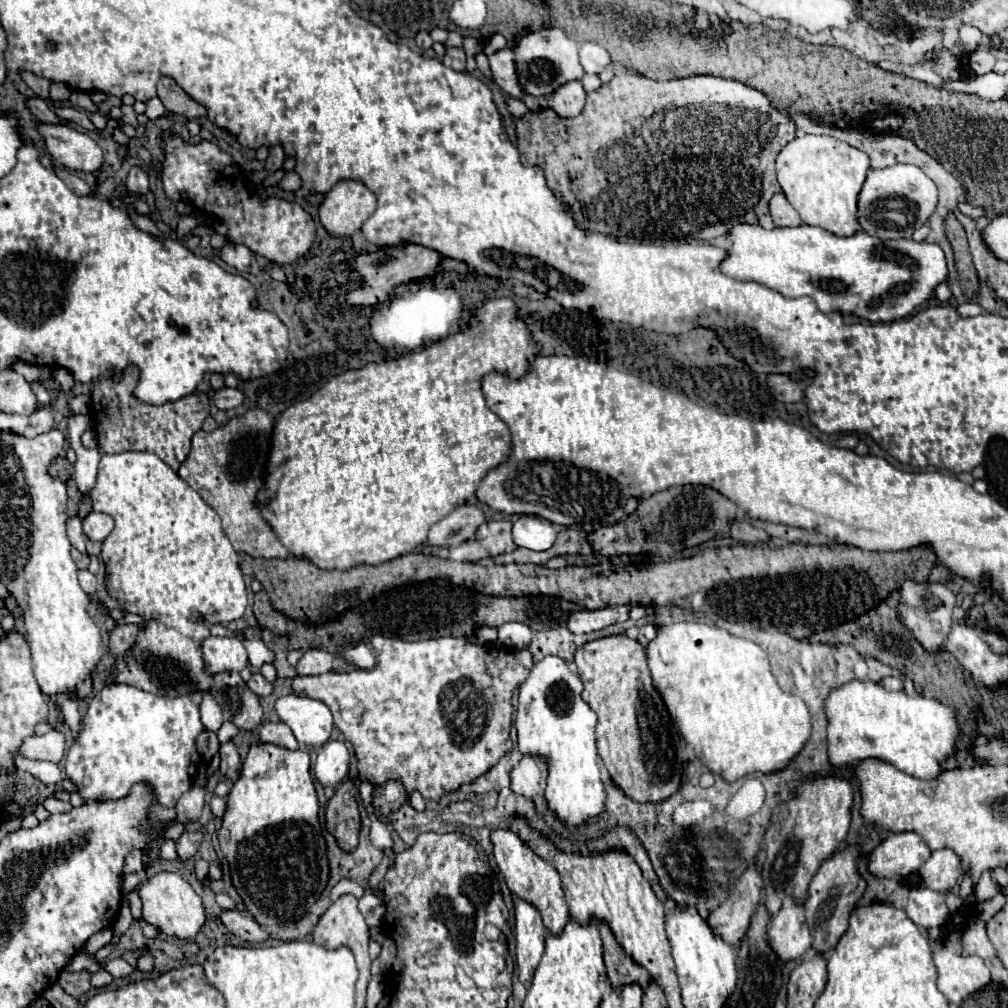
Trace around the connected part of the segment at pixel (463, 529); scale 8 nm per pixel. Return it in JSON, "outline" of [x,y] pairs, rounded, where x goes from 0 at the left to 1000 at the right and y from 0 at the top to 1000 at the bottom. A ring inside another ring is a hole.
{"outline":[[[469,500],[453,502],[445,512],[430,520],[422,540],[434,544],[451,544],[453,540],[459,540],[461,536],[469,534],[479,518],[481,512],[473,502]]]}

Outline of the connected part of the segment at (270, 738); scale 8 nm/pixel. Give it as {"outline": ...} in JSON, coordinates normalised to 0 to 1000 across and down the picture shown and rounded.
{"outline":[[[263,716],[257,722],[257,730],[259,730],[259,736],[275,738],[275,740],[281,740],[281,742],[287,742],[287,744],[297,742],[289,722],[285,718],[281,718],[281,716]]]}

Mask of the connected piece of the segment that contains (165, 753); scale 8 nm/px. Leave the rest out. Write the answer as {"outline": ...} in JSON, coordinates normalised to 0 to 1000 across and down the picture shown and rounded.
{"outline":[[[106,677],[88,696],[82,724],[66,746],[64,766],[82,794],[116,794],[126,790],[134,776],[148,776],[154,784],[154,796],[174,800],[193,772],[197,758],[193,734],[199,724],[197,700],[188,690],[162,692]]]}

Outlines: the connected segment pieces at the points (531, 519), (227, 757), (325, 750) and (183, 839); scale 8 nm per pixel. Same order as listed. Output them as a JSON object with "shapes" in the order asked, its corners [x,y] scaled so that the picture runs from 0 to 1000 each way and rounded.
{"shapes":[[[[517,512],[509,520],[509,538],[525,546],[543,546],[551,538],[551,524],[535,512]]],[[[221,736],[217,742],[217,750],[219,750],[219,766],[227,774],[233,774],[239,762],[239,750],[237,750],[235,740],[231,736]]],[[[326,734],[314,744],[313,754],[313,772],[318,776],[318,780],[334,780],[340,776],[340,772],[346,766],[346,744],[340,736]]],[[[191,823],[191,825],[182,825],[176,833],[174,833],[174,841],[176,841],[176,849],[178,853],[188,853],[193,849],[193,845],[197,843],[197,837],[199,837],[201,829],[199,825]]]]}

